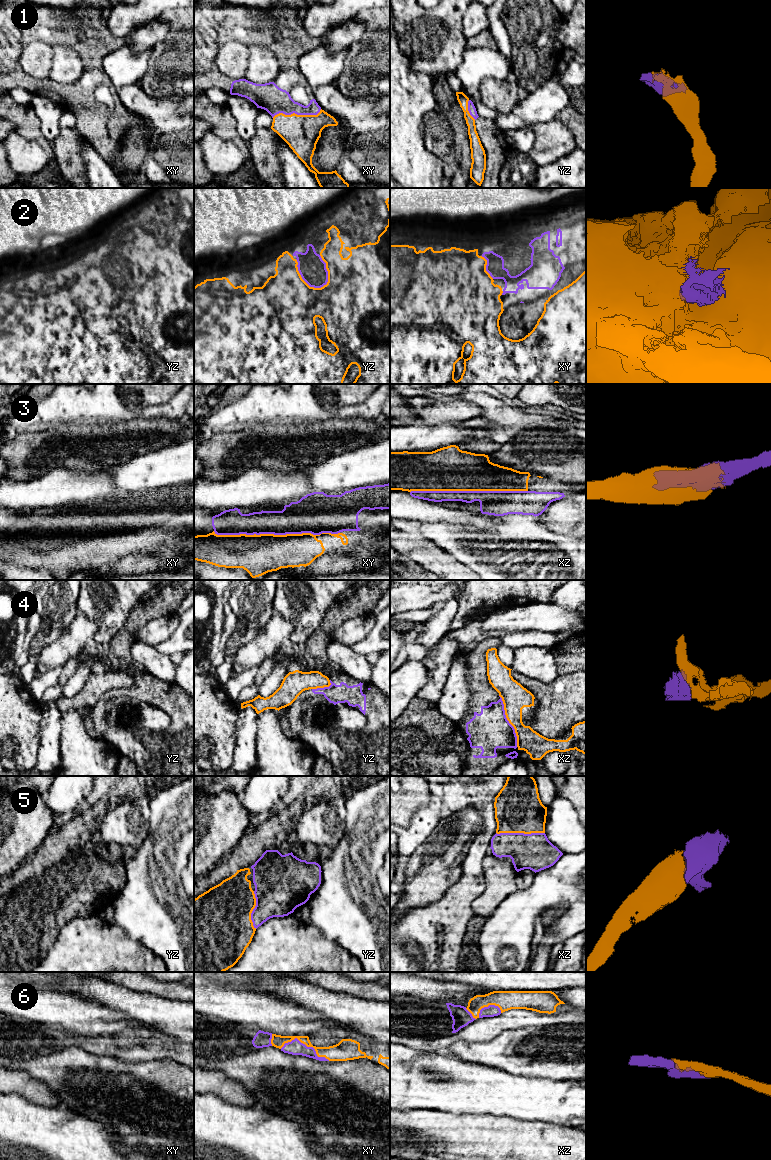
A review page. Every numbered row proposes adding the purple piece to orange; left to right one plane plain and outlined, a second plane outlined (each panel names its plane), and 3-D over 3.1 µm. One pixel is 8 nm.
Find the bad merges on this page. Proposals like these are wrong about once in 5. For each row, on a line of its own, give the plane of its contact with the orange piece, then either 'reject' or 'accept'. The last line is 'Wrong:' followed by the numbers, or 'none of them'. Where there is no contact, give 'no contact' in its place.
1: meets orange in xy; accept
2: meets orange in yz; accept
3: meets orange in xy; accept
4: meets orange in xz; reject
5: meets orange in xz; accept
6: meets orange in xy; accept
Wrong: 4

